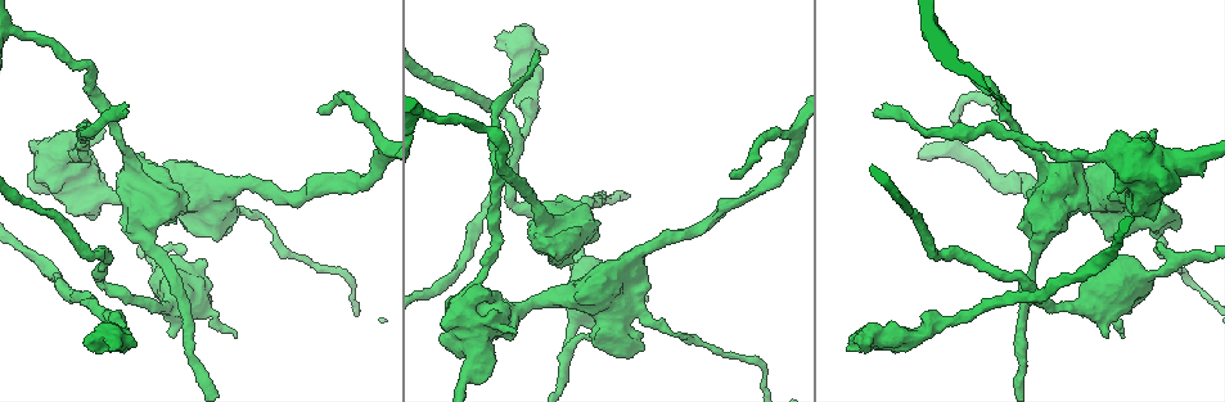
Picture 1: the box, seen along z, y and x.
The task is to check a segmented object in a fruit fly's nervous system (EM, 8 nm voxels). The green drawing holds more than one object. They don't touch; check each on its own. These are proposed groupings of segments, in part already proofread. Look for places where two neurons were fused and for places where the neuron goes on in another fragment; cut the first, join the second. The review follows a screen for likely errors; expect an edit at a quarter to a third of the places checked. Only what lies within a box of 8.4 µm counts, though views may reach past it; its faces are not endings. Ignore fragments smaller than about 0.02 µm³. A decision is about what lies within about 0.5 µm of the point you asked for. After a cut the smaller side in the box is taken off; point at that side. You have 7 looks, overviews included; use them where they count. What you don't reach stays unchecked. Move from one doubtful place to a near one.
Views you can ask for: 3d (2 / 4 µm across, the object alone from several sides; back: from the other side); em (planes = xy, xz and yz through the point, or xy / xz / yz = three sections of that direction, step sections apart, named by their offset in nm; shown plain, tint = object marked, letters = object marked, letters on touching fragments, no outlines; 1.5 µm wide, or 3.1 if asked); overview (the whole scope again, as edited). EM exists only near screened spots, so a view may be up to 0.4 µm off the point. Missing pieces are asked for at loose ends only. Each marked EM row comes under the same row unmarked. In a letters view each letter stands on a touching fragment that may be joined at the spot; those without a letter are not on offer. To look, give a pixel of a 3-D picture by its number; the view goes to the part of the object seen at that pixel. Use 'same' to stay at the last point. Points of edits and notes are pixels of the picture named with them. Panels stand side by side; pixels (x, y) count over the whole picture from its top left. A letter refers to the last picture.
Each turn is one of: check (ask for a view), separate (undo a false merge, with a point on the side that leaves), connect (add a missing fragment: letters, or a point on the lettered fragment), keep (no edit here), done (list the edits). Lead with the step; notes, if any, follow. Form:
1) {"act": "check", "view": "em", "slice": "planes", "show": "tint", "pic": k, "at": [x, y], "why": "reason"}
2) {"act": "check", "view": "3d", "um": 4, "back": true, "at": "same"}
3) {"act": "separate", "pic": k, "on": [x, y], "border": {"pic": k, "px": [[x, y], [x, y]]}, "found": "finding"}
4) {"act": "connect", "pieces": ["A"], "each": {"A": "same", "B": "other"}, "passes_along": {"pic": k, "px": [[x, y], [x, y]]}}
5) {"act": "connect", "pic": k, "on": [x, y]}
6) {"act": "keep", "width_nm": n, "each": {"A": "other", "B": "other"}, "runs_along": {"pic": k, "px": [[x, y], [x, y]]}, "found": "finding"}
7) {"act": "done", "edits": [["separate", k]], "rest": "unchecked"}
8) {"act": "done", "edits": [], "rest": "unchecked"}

{"act": "check", "view": "em", "slice": "planes", "show": "letters", "pic": 1, "at": [734, 178], "why": "branch stops here"}

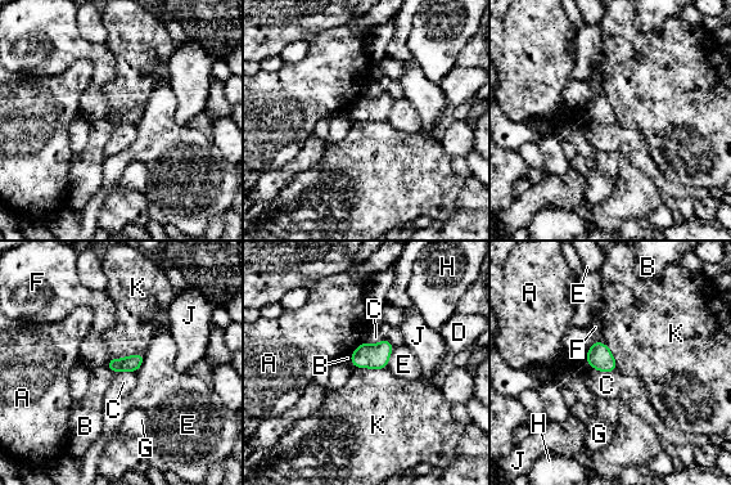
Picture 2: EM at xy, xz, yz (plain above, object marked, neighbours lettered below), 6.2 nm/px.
{"act": "keep", "each": {"A": "other", "B": "other", "C": "other", "D": "other", "E": "other", "F": "other", "G": "other", "H": "other", "J": "other", "K": "other"}, "border": {"pic": 2, "px": [[144, 353], [109, 359]]}, "found": "none of them fits"}

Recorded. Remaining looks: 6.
{"act": "check", "view": "em", "slice": "planes", "show": "letters", "pic": 1, "at": [479, 280], "why": "thick turns thin"}

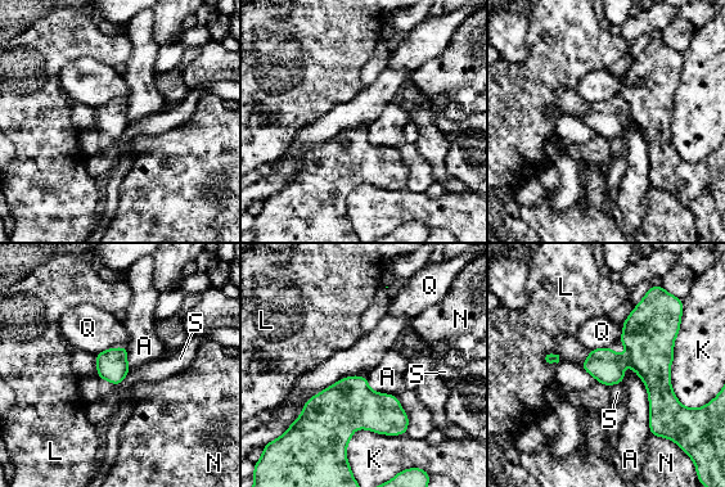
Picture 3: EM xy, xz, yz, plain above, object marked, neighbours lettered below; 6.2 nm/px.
{"act": "keep", "width_nm": 190, "longest_contact_nm": ["Q", 480], "each": {"A": "other", "K": "other", "L": "other", "N": "other", "Q": "other", "S": "other"}, "found": "continuous, no second neuron"}

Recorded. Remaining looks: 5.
{"act": "check", "view": "em", "slice": "planes", "show": "letters", "pic": 1, "at": [87, 345], "why": "thick end"}

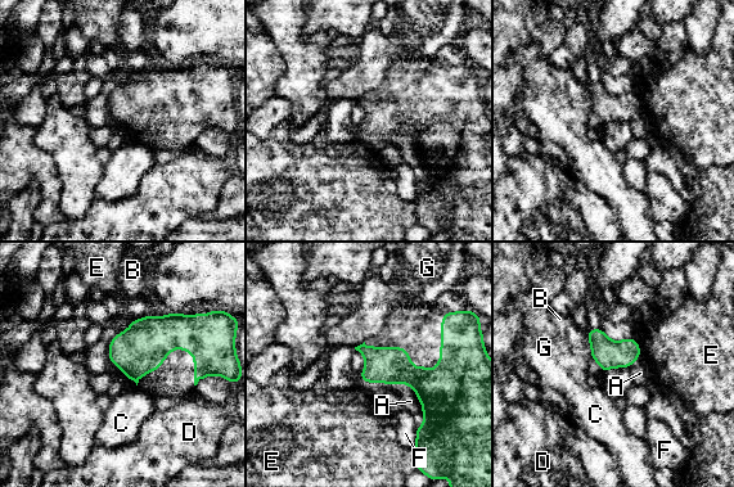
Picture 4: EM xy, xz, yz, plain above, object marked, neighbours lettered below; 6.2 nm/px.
{"act": "keep", "longest_contact_nm": ["A", 440], "each": {"A": "other", "B": "other", "C": "other", "D": "other", "E": "other", "F": "other", "G": "other"}, "border": {"pic": 4, "px": [[370, 382], [406, 383], [424, 423]]}, "found": "none of them fits"}

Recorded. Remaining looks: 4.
{"act": "done", "edits": [], "rest": "unchecked"}

